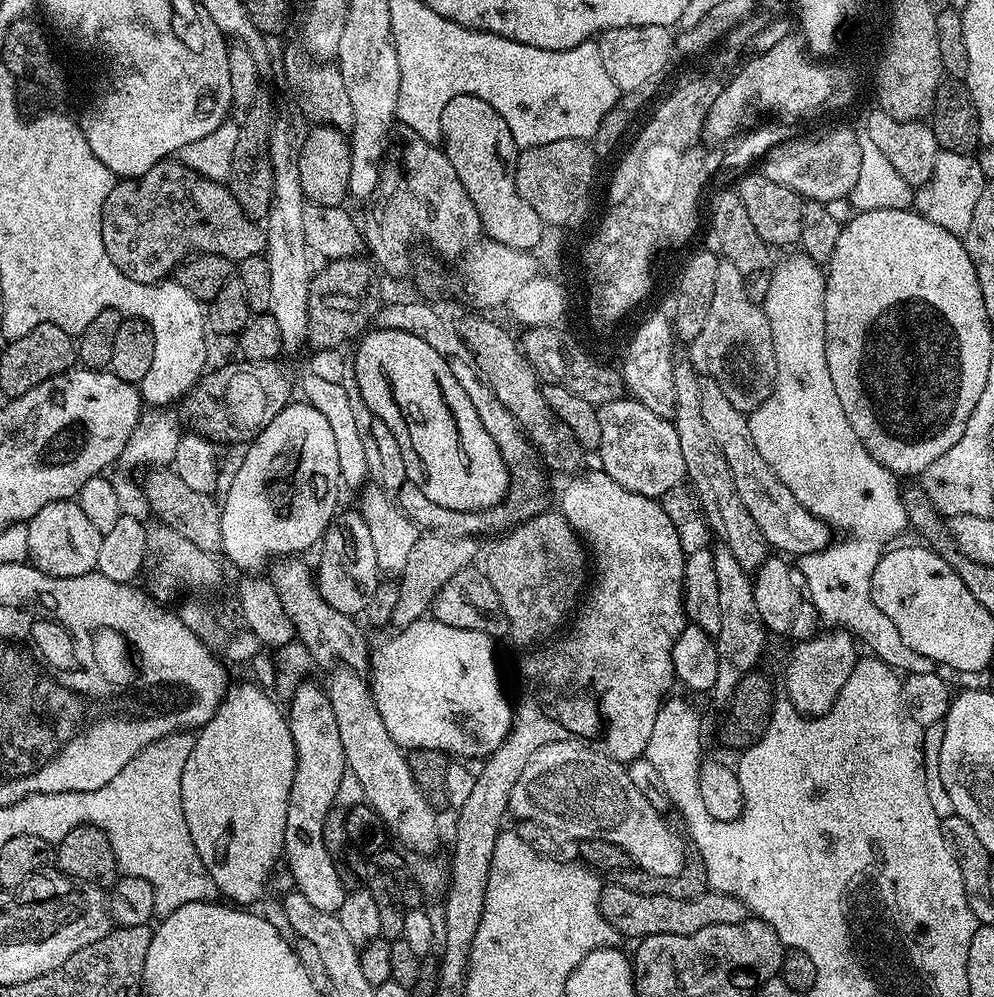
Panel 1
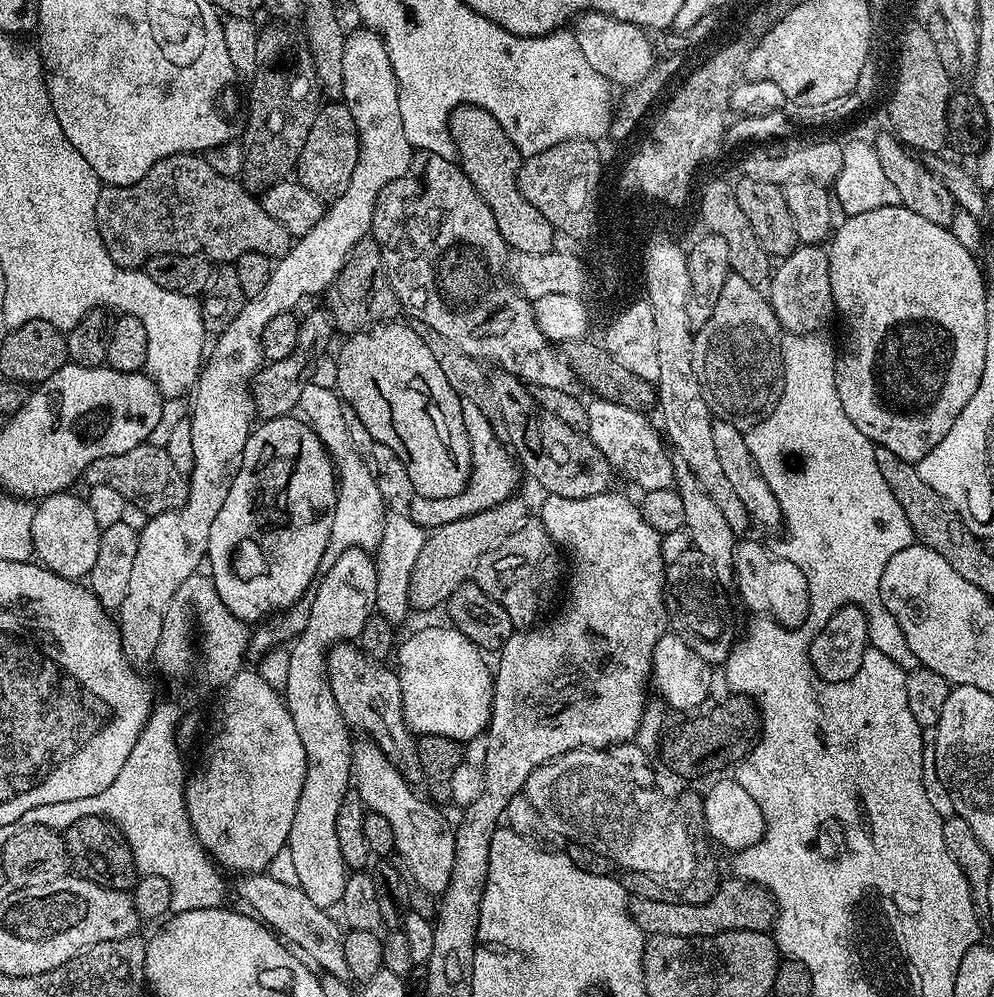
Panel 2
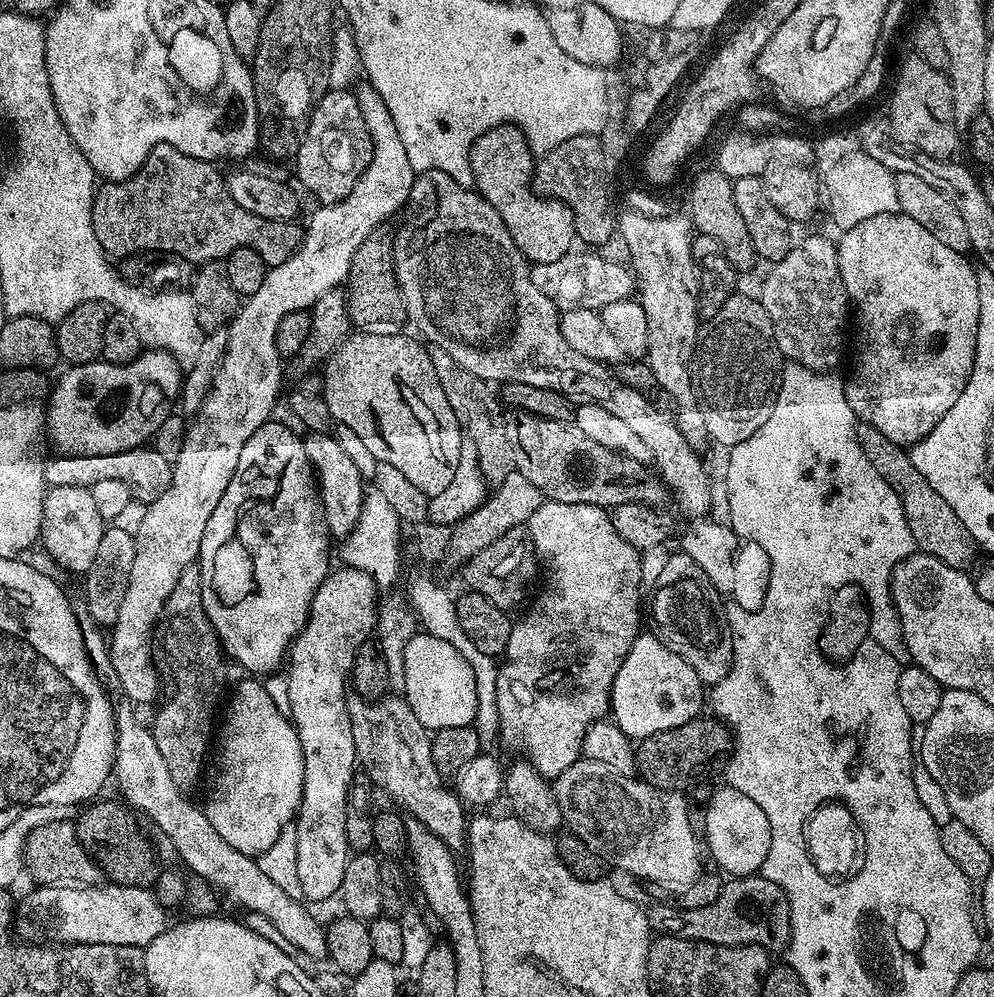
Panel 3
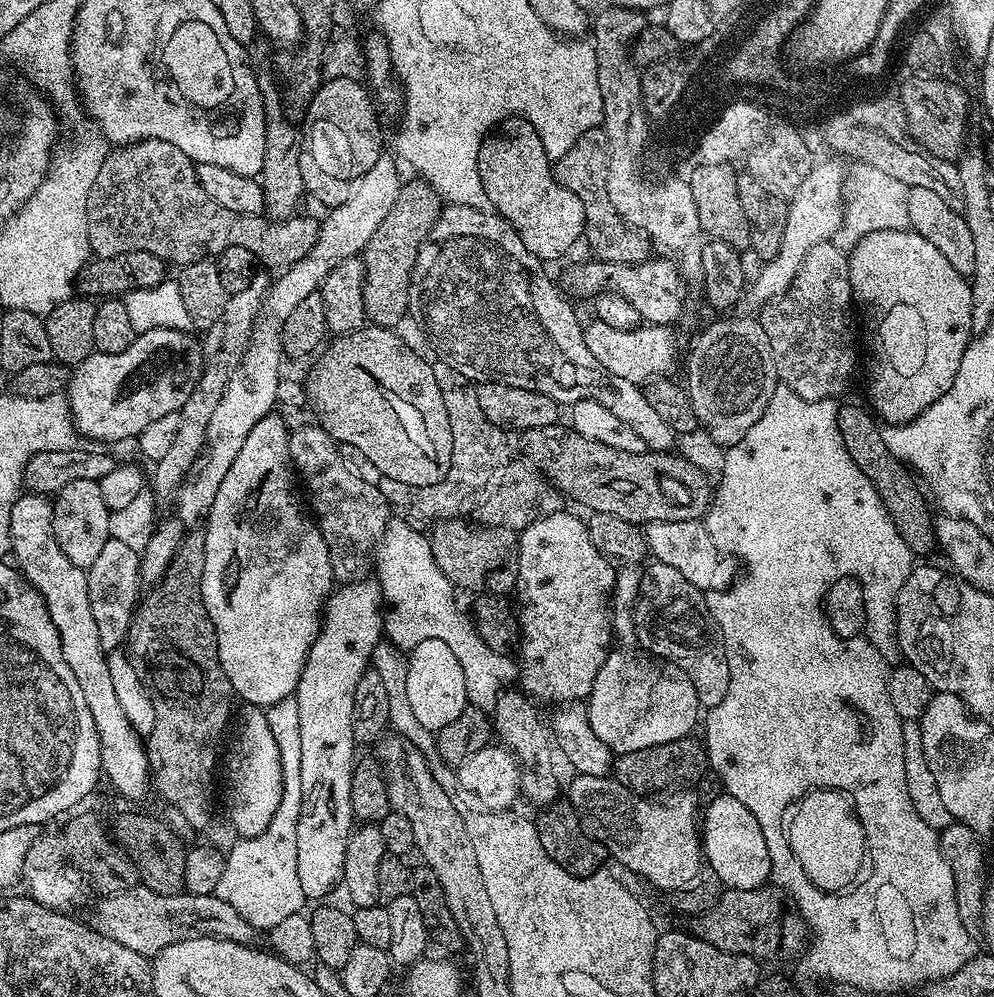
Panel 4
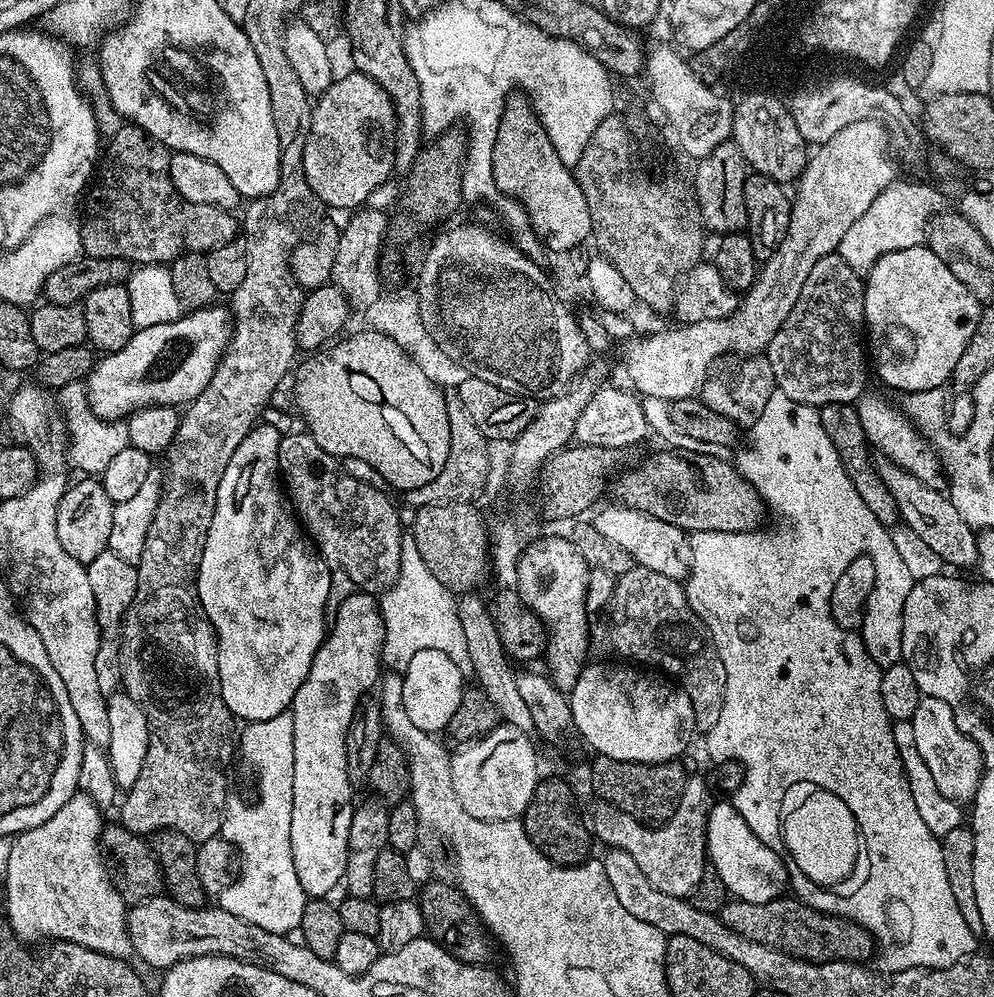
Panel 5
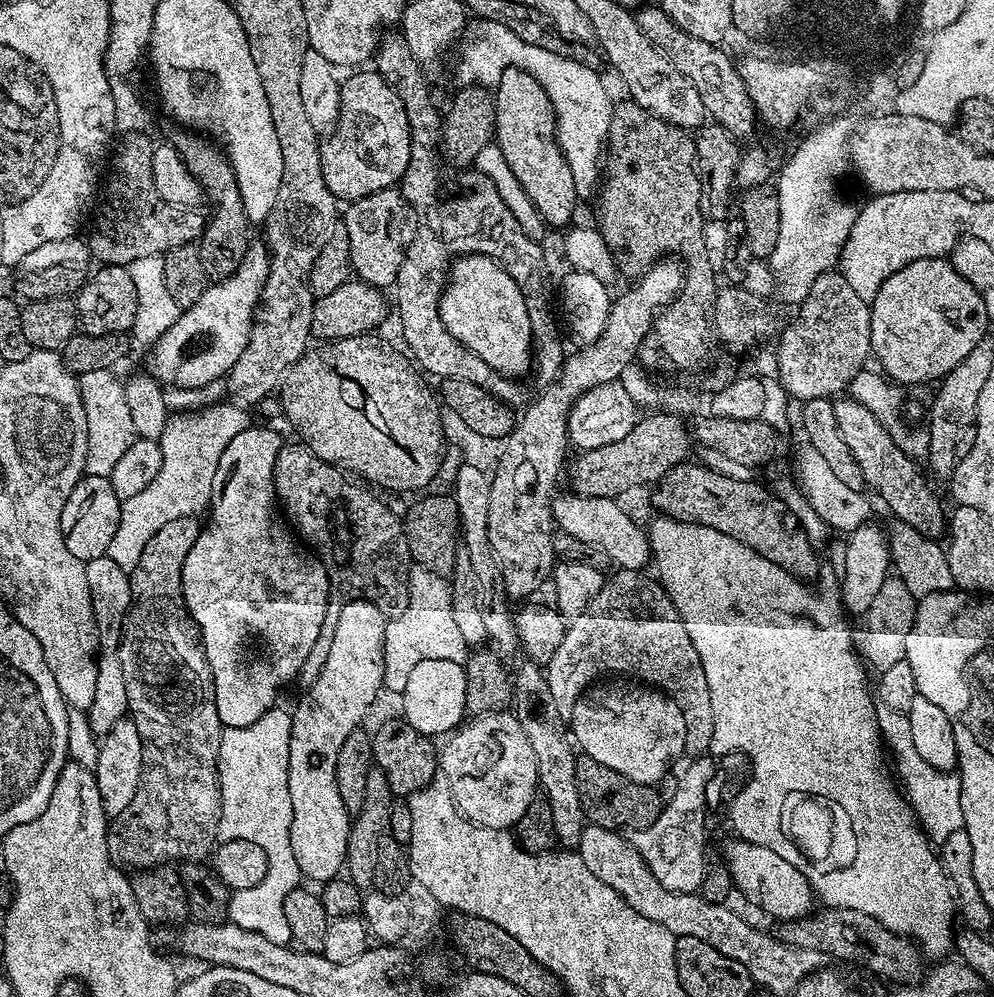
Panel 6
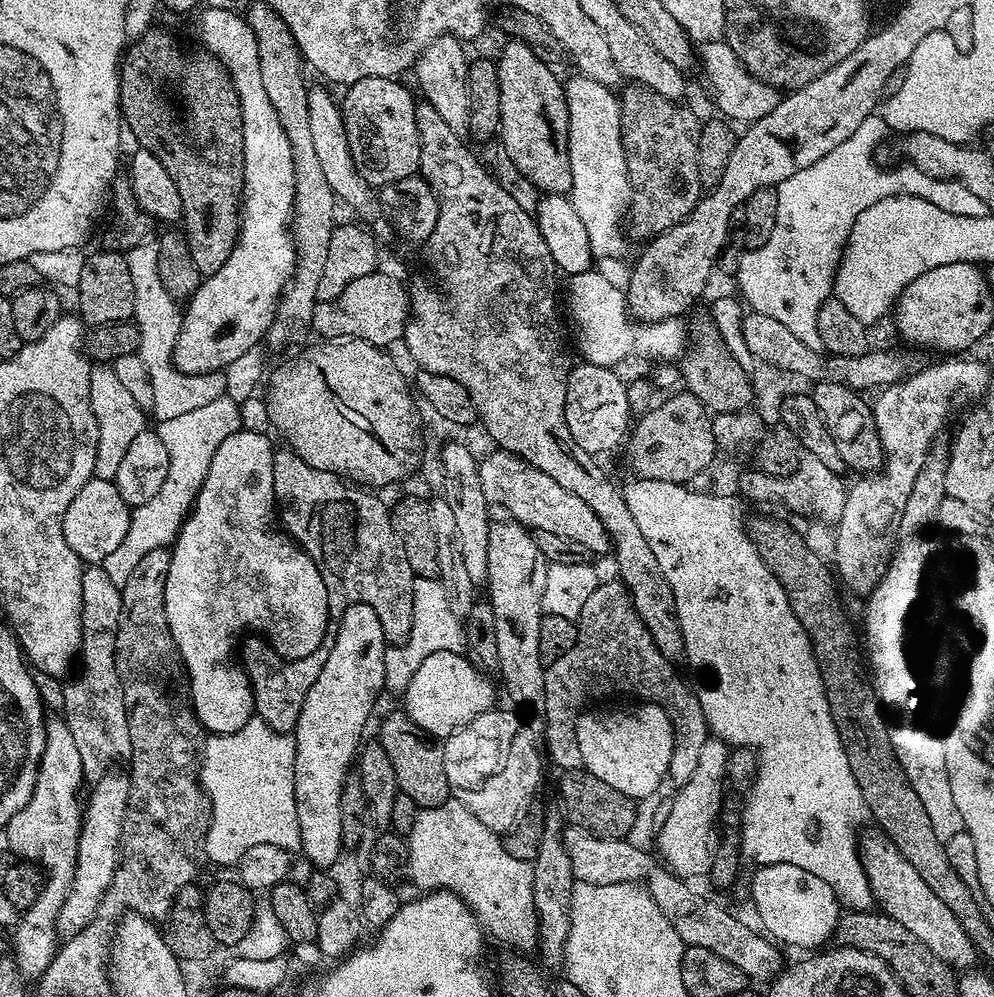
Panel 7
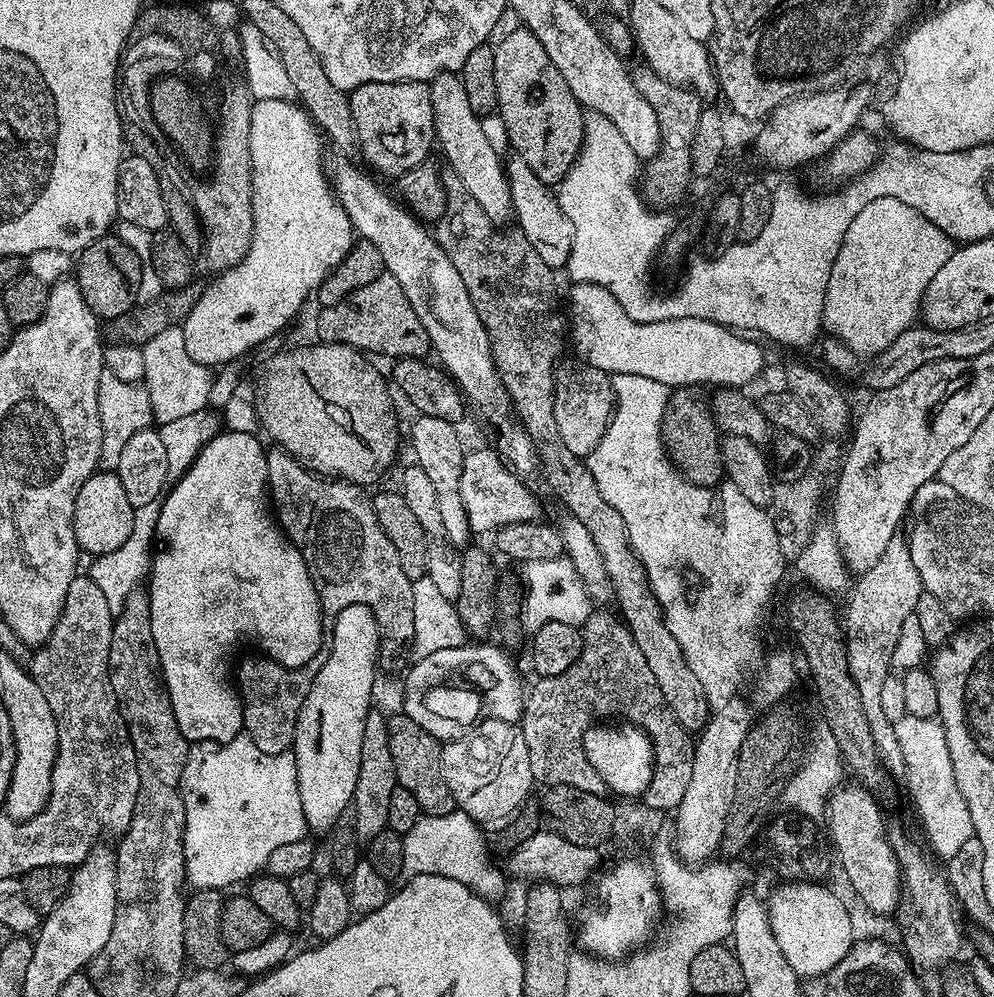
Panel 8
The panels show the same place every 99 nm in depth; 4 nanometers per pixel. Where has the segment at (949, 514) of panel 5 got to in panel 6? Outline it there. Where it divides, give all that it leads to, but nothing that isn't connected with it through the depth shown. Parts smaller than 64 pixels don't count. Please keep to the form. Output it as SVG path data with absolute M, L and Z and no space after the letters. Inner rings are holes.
M849 396L837 397L832 404L838 430L862 471L865 485L879 494L897 521L910 525L925 536L941 533L946 526L946 510L944 512L939 500L924 482L915 459L903 451L891 429L885 427L866 406Z

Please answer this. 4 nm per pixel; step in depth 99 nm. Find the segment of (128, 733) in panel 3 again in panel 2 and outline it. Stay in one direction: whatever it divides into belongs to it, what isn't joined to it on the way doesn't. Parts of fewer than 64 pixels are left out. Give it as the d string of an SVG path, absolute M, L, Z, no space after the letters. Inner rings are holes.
M248 874L241 880L244 880L240 884L241 898L249 904L247 907L277 936L287 941L293 949L303 953L309 961L316 960L317 969L330 975L336 975L338 979L345 981L349 979L346 950L344 949L344 932L339 923L336 925L328 917L331 915L325 909L314 906L314 902L310 902L310 898L306 898L306 894L302 894L302 890L296 884L286 886L273 876Z

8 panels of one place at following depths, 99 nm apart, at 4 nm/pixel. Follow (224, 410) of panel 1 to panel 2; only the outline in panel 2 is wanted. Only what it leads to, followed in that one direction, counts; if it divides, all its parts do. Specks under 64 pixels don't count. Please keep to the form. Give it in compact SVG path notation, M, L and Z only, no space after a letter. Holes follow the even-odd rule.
M314 310L301 319L295 350L286 356L263 365L253 380L253 400L257 415L263 420L291 415L300 404L302 392L311 383L318 357L326 344L326 338L334 338L331 317L323 310Z

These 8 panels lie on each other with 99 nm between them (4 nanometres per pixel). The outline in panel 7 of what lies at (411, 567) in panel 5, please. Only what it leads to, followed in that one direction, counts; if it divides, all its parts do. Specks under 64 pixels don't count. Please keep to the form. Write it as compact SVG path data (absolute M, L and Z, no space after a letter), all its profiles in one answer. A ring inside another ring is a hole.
M417 578L414 582L414 626L408 635L408 641L392 646L384 654L384 686L390 693L402 694L414 678L414 670L430 658L430 654L439 652L464 652L464 626L461 617L450 610L444 585L436 578Z

